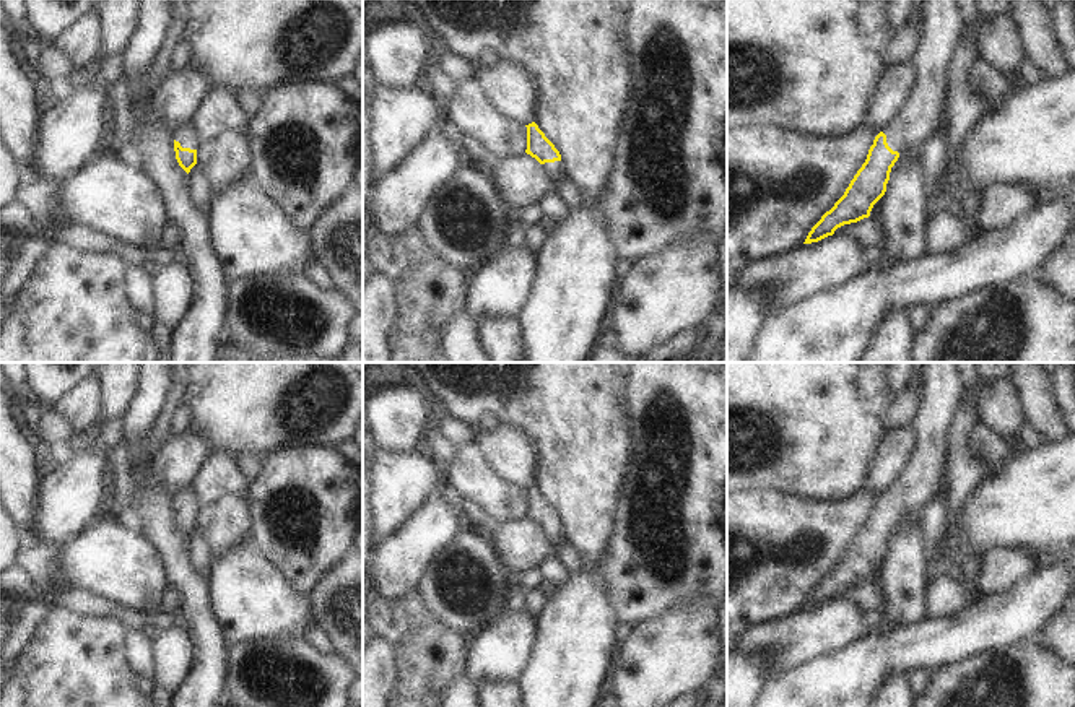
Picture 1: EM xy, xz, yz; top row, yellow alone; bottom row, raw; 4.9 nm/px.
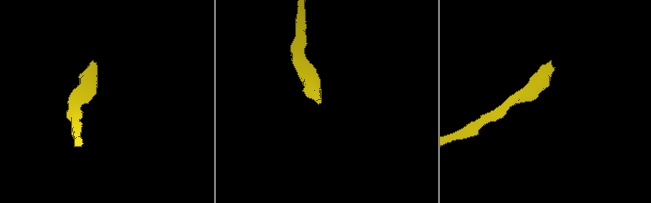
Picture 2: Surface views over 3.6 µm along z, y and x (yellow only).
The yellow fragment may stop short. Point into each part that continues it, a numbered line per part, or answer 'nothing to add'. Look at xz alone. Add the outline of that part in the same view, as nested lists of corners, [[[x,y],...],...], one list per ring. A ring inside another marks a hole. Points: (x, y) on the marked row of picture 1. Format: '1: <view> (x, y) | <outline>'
1: xz (555, 169) | [[[561,161],[545,163],[543,167],[548,171],[551,177],[551,192],[559,179],[564,176]]]

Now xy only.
1: xy (184, 134) | [[[187,120],[181,124],[179,127],[176,127],[174,140],[179,141],[182,148],[197,150],[198,137],[192,120]]]

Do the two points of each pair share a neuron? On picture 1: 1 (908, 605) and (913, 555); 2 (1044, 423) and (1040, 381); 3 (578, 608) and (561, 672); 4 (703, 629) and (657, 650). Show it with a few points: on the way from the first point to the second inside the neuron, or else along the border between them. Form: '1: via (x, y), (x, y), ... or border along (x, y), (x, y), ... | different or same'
1: via (913, 592), (913, 568) | same
2: via (1043, 413), (1040, 408), (1040, 390) | same
3: via (576, 624), (574, 650), (571, 655) | same
4: via (692, 636), (677, 650), (669, 650) | same

